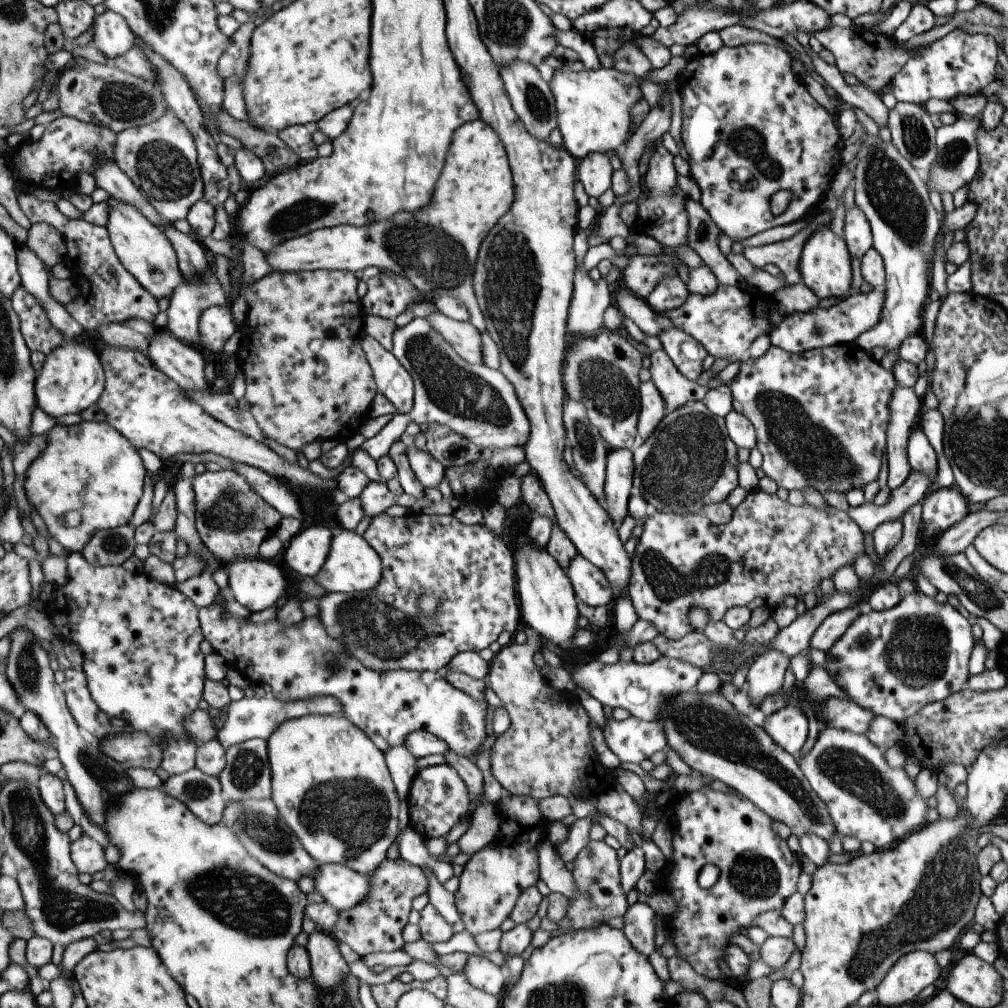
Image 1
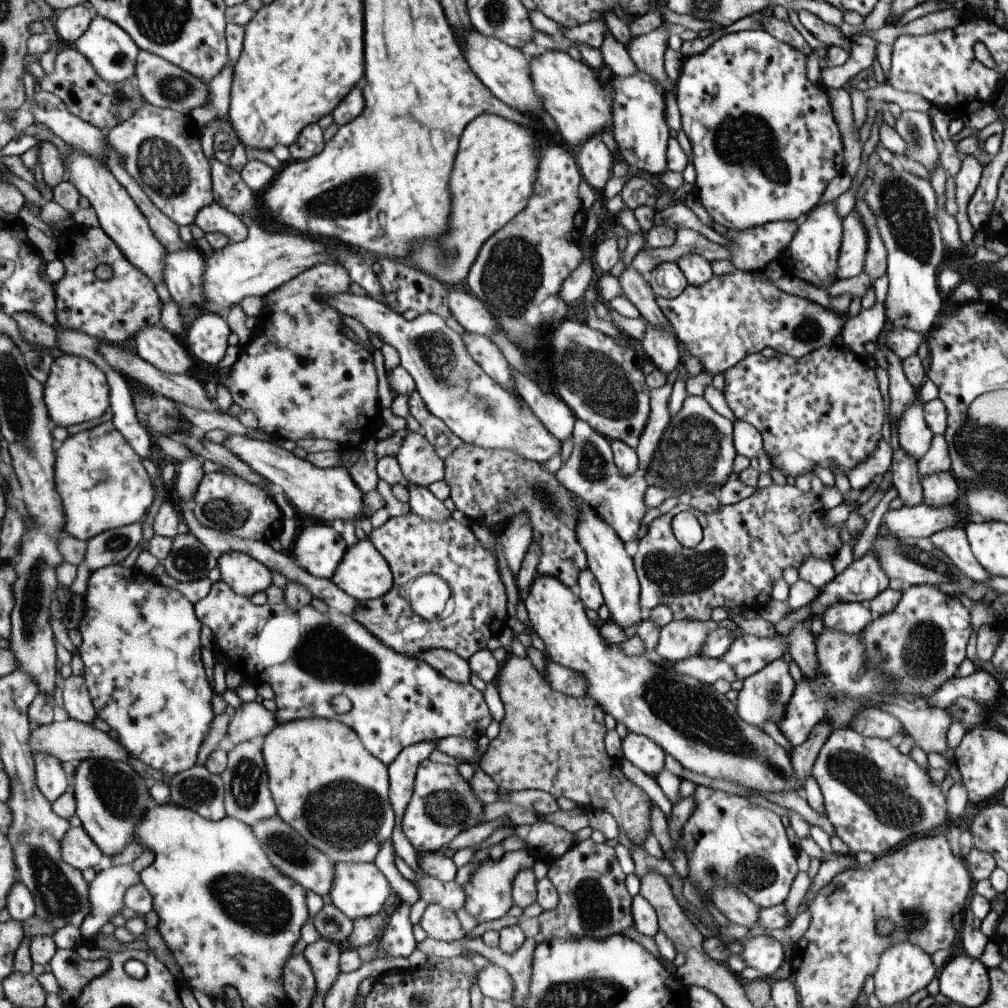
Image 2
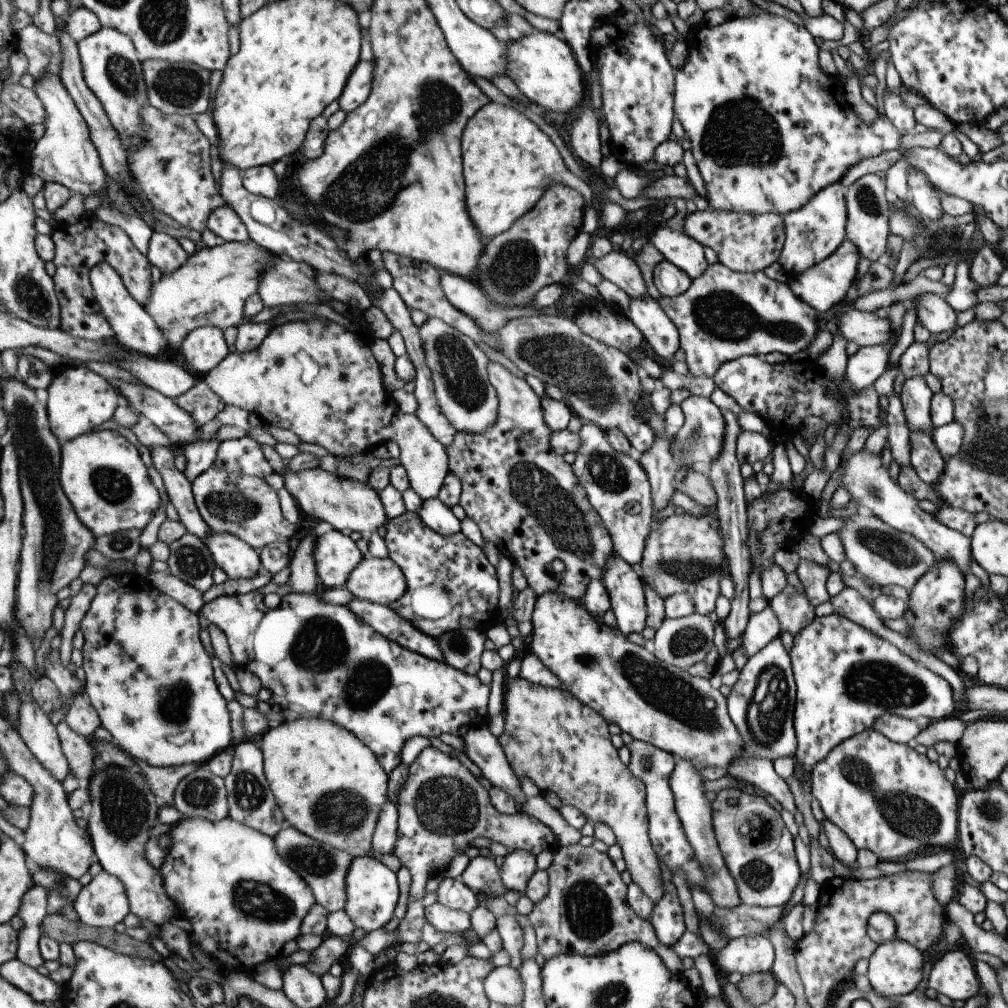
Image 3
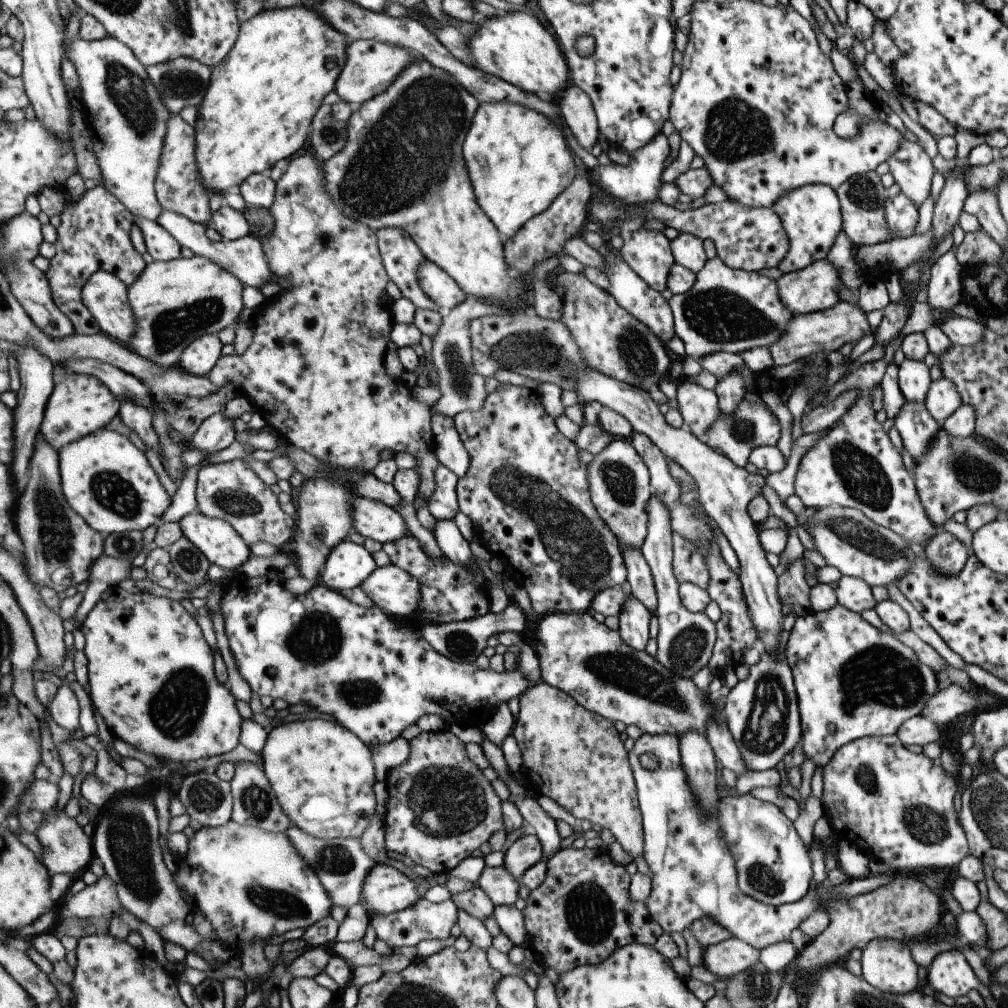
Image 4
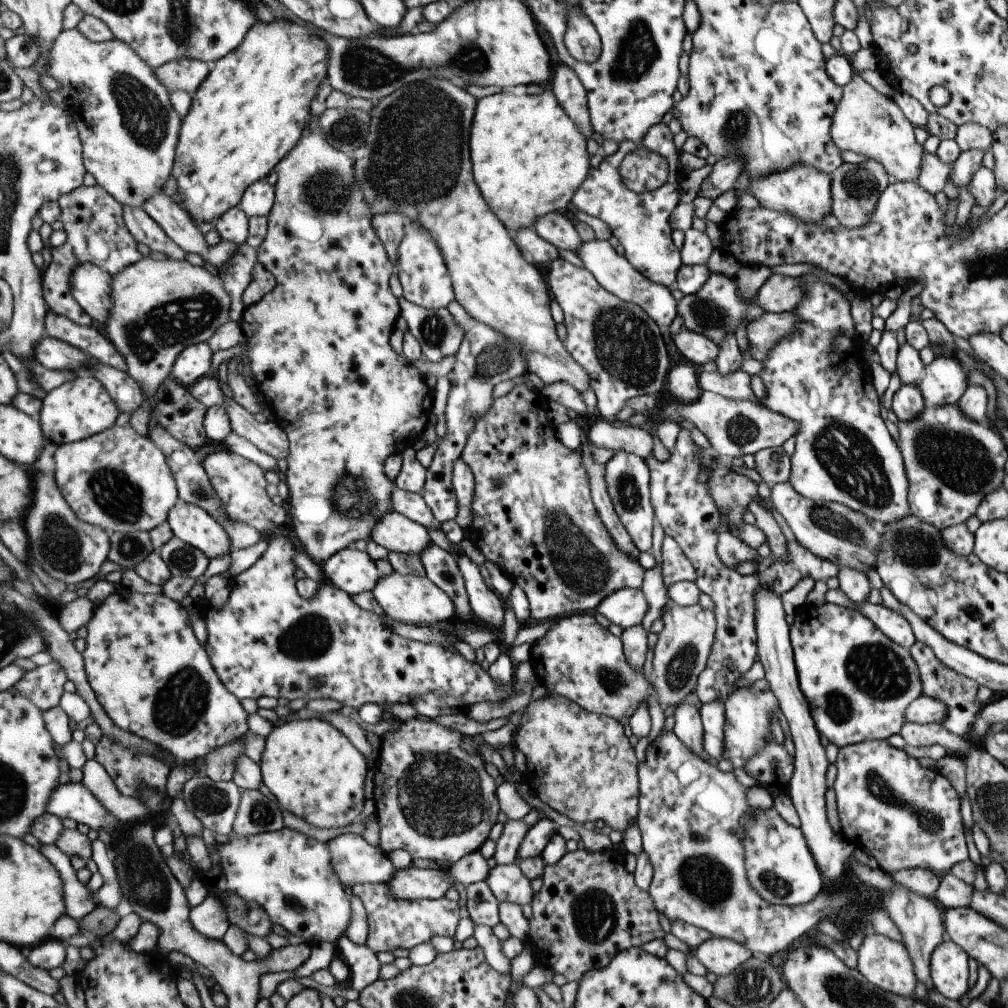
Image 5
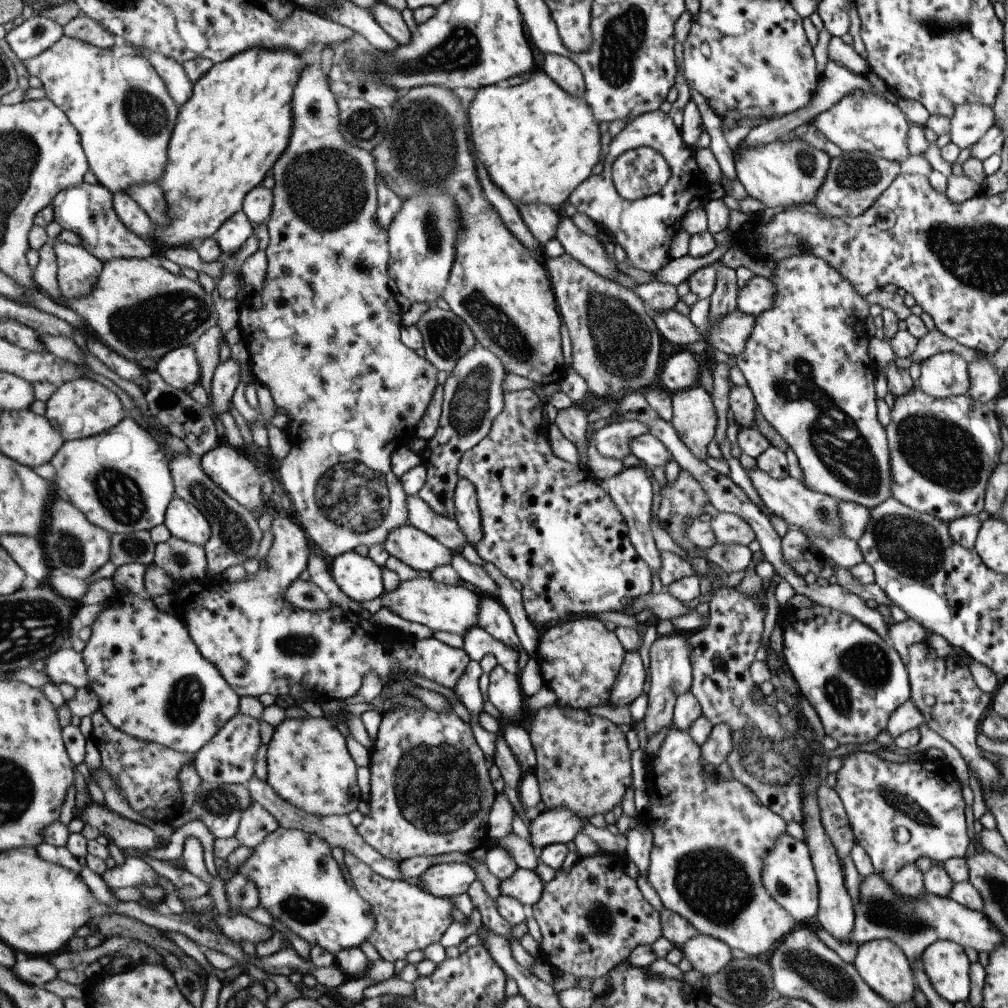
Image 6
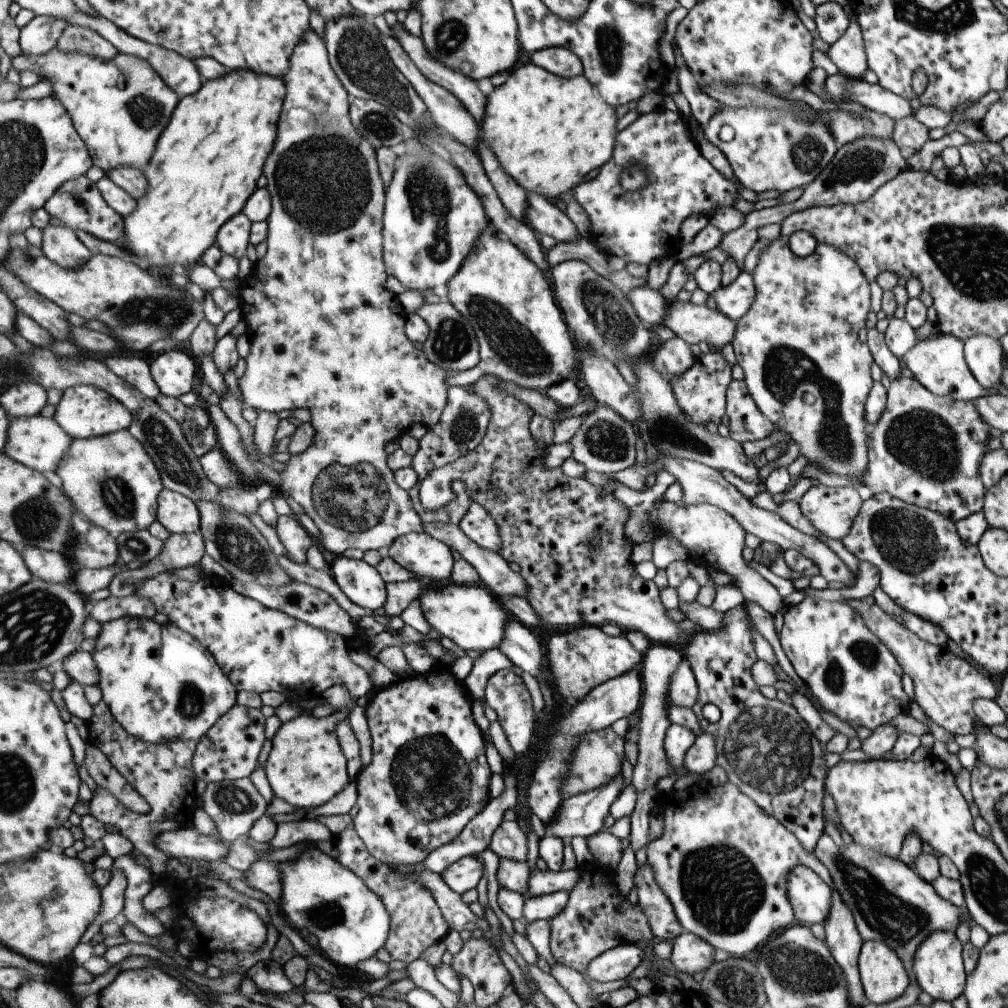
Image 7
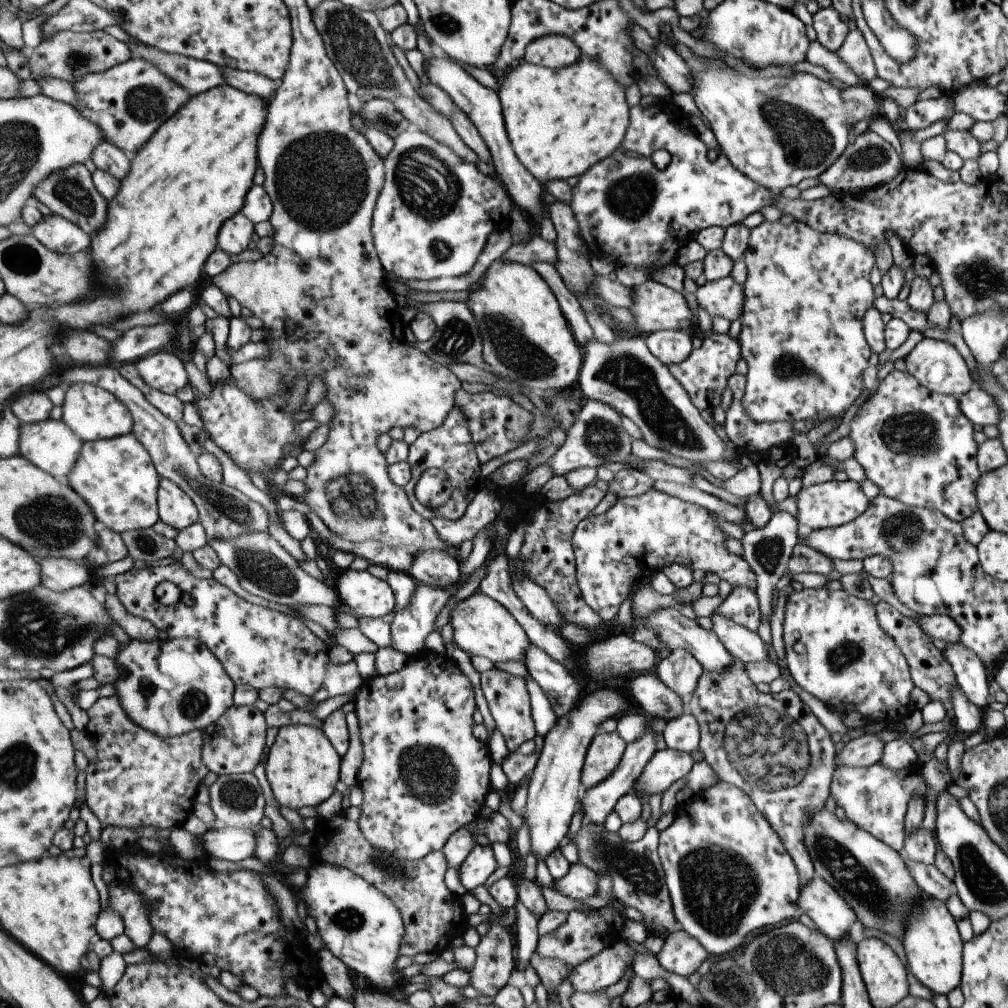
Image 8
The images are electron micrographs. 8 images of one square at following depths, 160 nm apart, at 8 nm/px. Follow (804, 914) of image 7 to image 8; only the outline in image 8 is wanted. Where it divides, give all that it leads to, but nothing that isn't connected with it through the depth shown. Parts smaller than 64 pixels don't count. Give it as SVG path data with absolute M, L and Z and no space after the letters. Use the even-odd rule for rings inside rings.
M817 876L800 887L796 906L798 914L808 916L819 932L833 941L849 935L849 927L856 920L853 911L844 903L839 893Z

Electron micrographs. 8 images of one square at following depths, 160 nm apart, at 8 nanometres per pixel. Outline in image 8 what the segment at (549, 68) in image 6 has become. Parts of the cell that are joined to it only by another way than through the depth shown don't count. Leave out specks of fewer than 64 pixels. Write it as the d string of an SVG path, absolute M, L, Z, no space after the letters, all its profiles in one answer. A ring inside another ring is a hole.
M547 35L531 43L526 50L525 60L541 66L565 68L579 62L582 50L565 35Z

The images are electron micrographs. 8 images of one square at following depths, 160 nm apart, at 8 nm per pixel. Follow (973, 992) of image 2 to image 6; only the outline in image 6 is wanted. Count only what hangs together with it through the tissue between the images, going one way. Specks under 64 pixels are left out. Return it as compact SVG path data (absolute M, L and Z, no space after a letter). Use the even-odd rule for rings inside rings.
M936 940L922 951L924 974L941 999L954 1004L967 1001L969 965L964 948L953 941Z

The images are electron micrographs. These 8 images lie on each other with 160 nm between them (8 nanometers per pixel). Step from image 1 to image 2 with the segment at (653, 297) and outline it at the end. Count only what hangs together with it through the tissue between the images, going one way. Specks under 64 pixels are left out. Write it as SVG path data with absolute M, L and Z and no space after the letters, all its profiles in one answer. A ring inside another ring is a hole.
M672 262L656 265L644 278L652 288L655 297L664 299L675 298L688 285L679 267Z

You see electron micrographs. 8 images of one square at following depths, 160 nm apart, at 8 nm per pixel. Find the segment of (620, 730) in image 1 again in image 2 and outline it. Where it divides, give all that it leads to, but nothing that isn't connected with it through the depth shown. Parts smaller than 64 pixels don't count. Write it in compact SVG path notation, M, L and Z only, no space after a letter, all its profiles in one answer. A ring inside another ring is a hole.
M627 731L620 739L622 758L629 760L633 766L637 766L647 776L654 778L663 769L664 752L652 740L646 736Z

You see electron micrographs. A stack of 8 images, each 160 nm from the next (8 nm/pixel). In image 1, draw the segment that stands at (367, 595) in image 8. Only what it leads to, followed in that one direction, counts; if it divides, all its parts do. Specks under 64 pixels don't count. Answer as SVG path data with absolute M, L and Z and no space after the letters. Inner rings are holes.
M322 526L303 529L284 549L284 562L302 579L318 575L334 544L335 531Z

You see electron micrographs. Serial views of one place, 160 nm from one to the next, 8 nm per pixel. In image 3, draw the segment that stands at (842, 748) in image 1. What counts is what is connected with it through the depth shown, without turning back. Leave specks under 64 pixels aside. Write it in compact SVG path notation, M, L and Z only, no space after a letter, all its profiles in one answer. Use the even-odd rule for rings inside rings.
M867 729L836 744L809 773L810 796L819 802L825 819L840 828L856 850L866 848L879 862L897 862L909 858L909 854L916 857L917 849L928 845L941 846L943 850L957 845L956 810L960 793L945 779L936 762L918 754L909 744L893 742Z

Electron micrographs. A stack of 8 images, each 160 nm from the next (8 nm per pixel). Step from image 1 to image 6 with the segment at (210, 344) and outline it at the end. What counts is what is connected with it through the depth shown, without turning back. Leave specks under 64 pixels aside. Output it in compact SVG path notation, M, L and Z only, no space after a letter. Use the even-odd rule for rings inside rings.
M179 347L168 352L159 362L157 370L175 388L191 393L202 379L202 364L196 347Z

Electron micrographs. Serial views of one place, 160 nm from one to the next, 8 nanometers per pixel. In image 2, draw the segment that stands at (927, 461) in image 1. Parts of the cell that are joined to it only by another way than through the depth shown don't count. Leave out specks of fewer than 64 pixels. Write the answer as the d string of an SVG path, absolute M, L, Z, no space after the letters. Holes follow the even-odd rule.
M918 396L902 410L898 422L898 448L912 459L919 460L929 448L932 432L922 415L923 403Z

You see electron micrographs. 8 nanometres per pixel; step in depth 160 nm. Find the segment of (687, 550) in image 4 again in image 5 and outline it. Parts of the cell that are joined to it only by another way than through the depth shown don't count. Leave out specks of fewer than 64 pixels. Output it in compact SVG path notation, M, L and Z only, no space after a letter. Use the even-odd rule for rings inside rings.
M664 535L662 539L660 566L662 583L665 587L679 581L694 582L696 579L693 565L669 535Z

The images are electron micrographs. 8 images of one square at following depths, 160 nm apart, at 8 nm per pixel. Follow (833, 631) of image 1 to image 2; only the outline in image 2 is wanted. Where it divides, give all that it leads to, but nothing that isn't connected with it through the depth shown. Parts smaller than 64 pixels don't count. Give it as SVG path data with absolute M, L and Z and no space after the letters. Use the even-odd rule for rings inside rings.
M835 603L829 605L820 616L825 629L834 629L845 634L859 634L869 621L869 609L861 603Z

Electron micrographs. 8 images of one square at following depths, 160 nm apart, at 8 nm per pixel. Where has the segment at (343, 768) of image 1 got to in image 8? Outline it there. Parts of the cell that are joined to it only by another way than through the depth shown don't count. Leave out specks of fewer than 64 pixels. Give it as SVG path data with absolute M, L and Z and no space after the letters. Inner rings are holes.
M300 724L281 727L264 762L278 804L295 810L323 804L335 789L341 788L341 757L321 727Z

